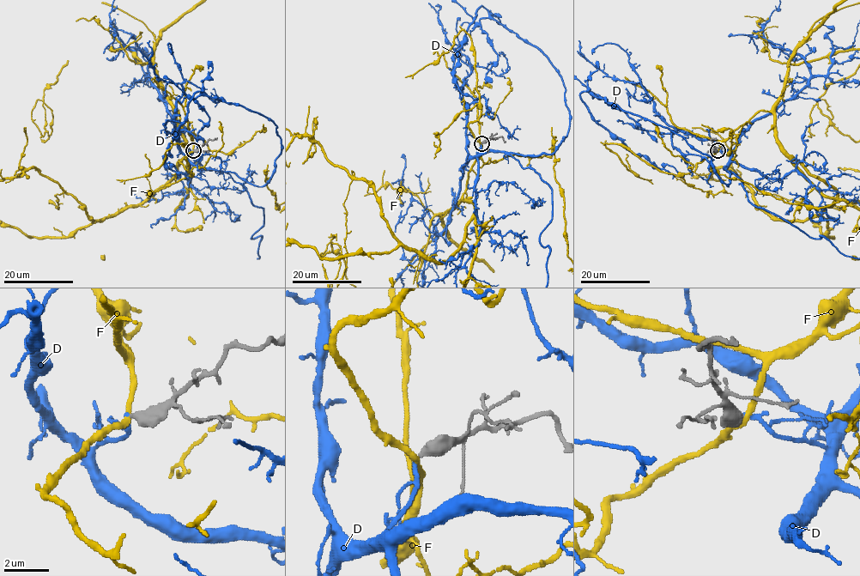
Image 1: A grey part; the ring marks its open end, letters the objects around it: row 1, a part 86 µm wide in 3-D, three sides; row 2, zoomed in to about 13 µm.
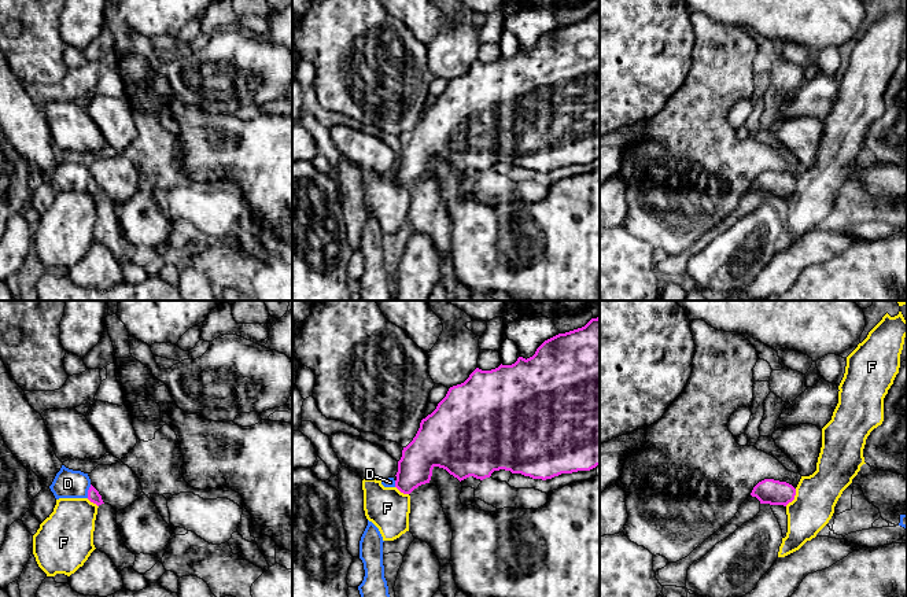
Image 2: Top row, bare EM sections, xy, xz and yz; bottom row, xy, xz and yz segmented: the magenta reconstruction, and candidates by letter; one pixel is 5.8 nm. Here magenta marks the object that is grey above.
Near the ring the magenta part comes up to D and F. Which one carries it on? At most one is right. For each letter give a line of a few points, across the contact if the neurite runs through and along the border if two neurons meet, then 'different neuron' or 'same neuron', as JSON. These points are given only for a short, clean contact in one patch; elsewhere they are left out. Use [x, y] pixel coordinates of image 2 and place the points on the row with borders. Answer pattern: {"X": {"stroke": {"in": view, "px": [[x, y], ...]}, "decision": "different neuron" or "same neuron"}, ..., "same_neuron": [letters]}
{"D": {"stroke": {"in": "xy", "px": [[93, 496], [88, 492], [77, 485], [67, 483]]}, "decision": "same neuron"}, "F": {"stroke": {"in": "yz", "px": [[796, 489], [795, 497], [785, 505]]}, "decision": "different neuron"}, "same_neuron": ["D"]}

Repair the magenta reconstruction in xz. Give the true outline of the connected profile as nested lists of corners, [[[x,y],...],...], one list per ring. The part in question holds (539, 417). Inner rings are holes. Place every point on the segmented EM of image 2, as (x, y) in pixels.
[[[600,316],[582,328],[545,340],[527,360],[519,357],[515,364],[501,364],[491,371],[476,368],[464,383],[450,387],[436,409],[421,420],[413,441],[403,447],[397,478],[381,480],[381,484],[410,494],[419,486],[429,483],[435,467],[446,469],[461,482],[469,476],[483,480],[499,469],[546,480],[561,473],[590,471],[597,465],[600,465]]]

